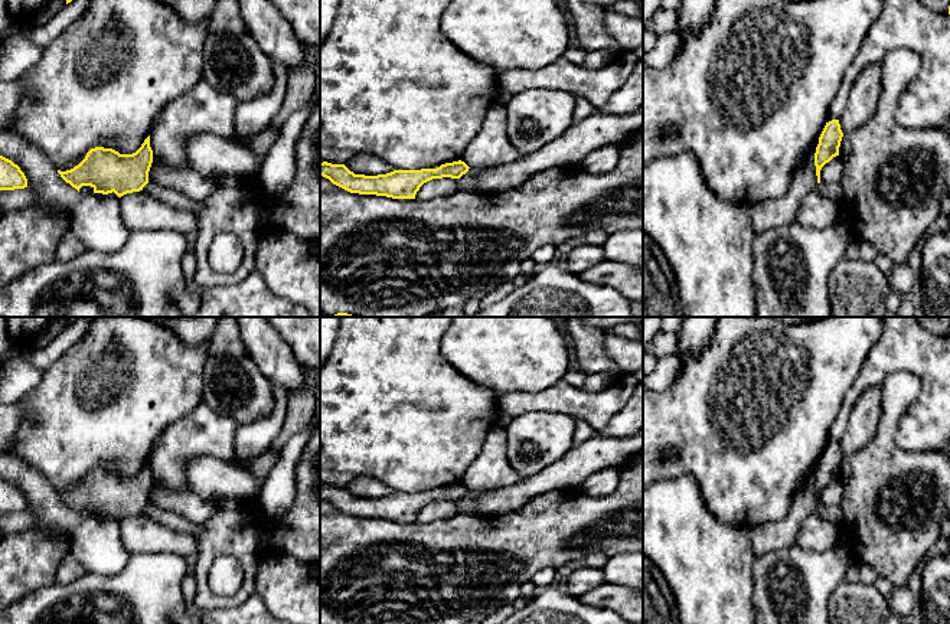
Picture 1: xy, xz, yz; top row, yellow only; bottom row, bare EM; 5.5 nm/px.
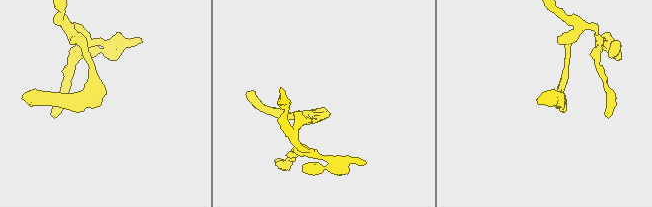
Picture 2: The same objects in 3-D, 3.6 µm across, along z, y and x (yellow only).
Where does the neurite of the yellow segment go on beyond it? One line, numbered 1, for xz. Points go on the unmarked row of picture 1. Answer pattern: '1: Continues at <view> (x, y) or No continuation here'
1: No continuation here

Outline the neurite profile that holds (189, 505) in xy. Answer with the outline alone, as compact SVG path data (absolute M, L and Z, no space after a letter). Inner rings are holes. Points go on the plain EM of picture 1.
M150 490L148 504L174 512L193 523L205 523L221 509L219 500L205 500L193 491L172 493Z

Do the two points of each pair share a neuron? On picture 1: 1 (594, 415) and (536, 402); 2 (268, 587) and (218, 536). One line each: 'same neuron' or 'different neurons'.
1: same neuron
2: different neurons

